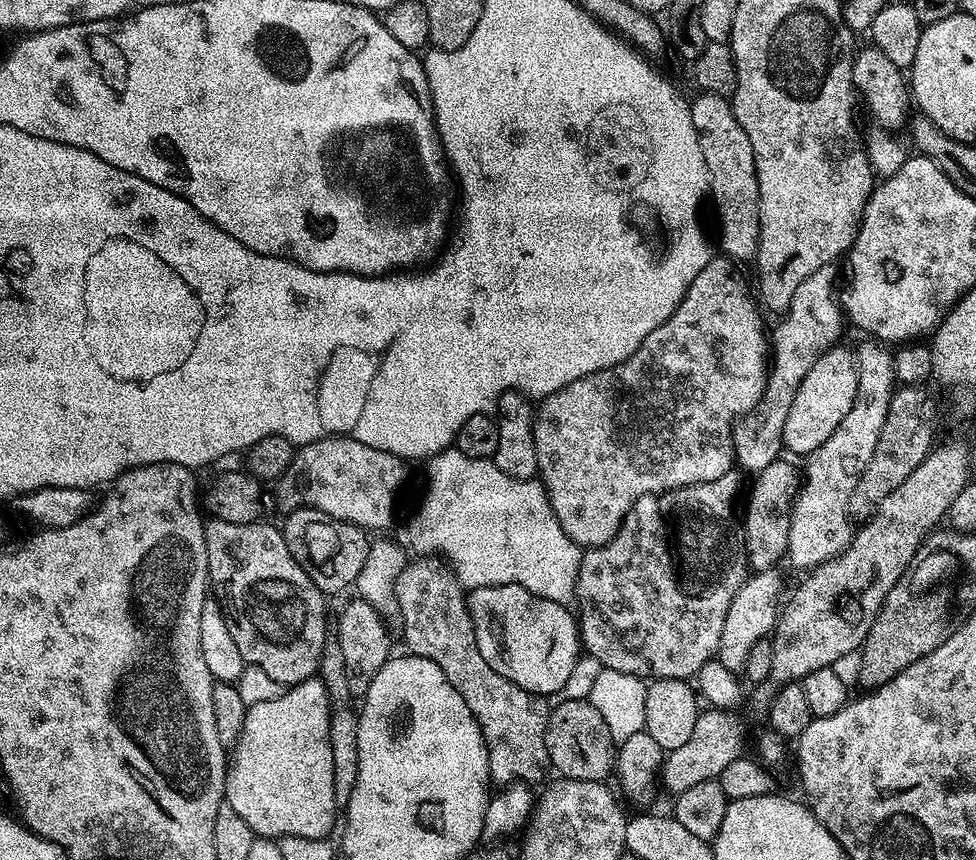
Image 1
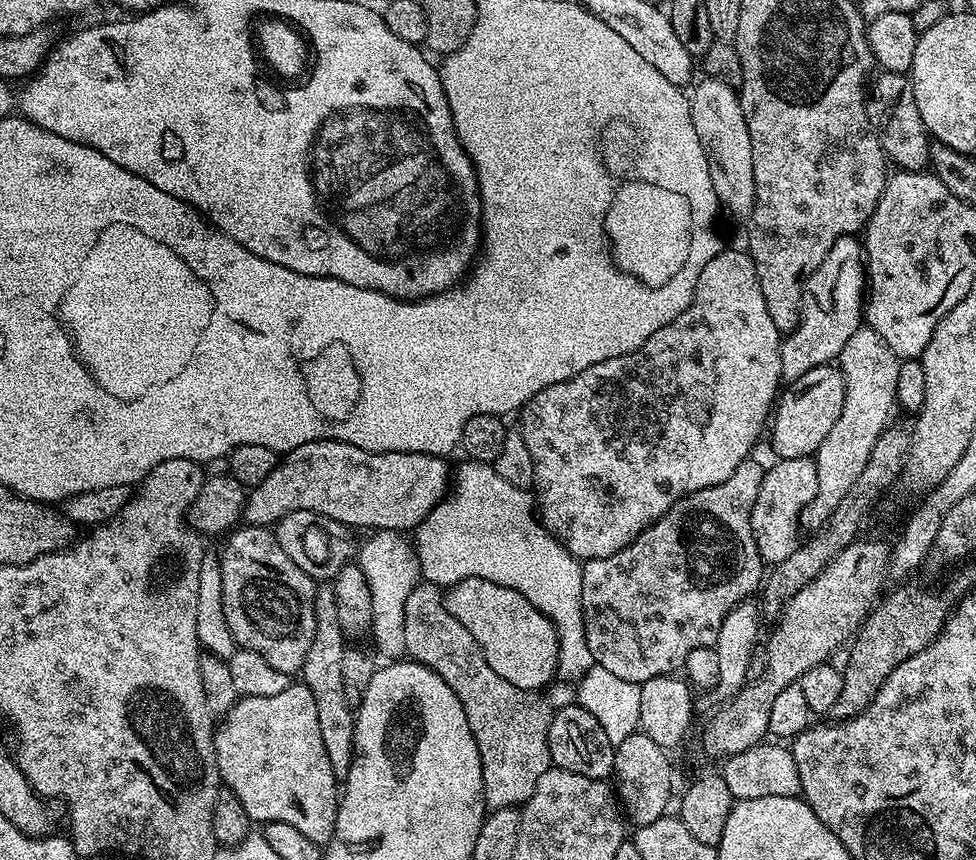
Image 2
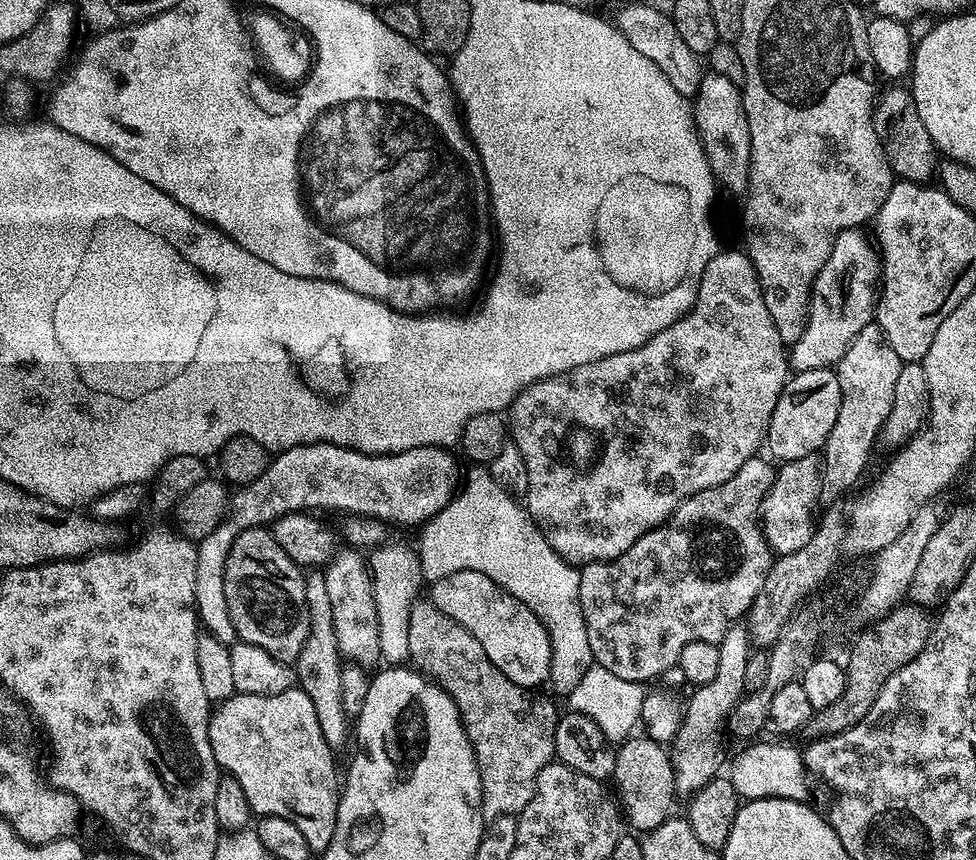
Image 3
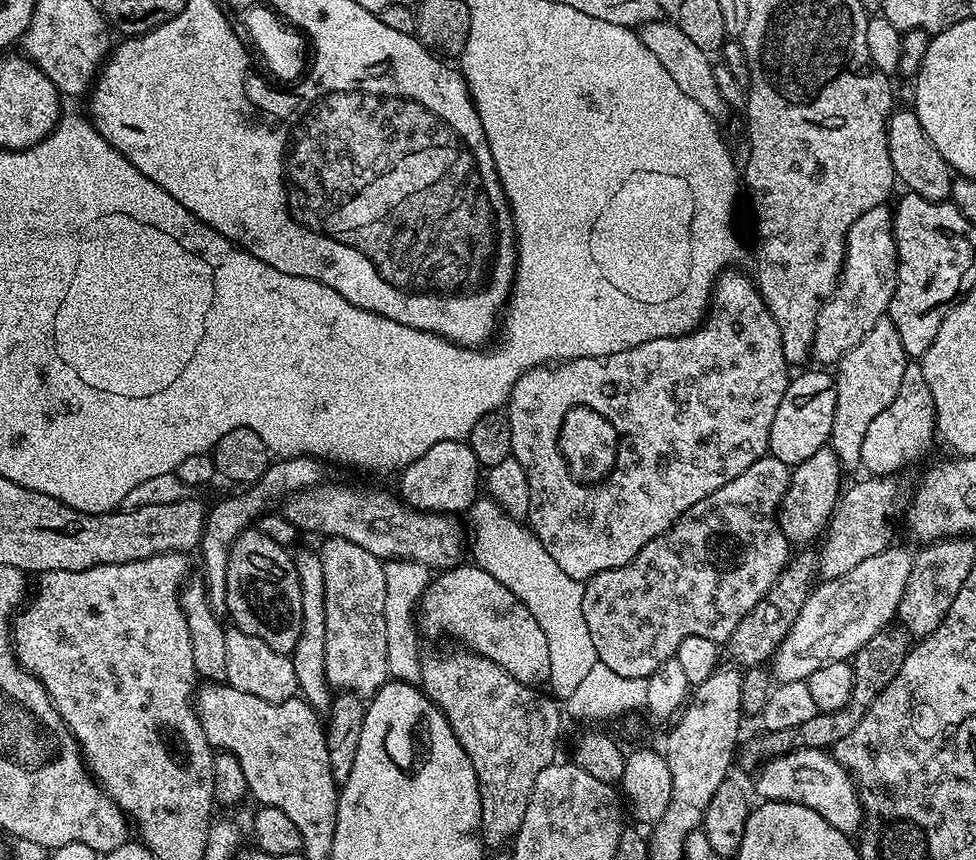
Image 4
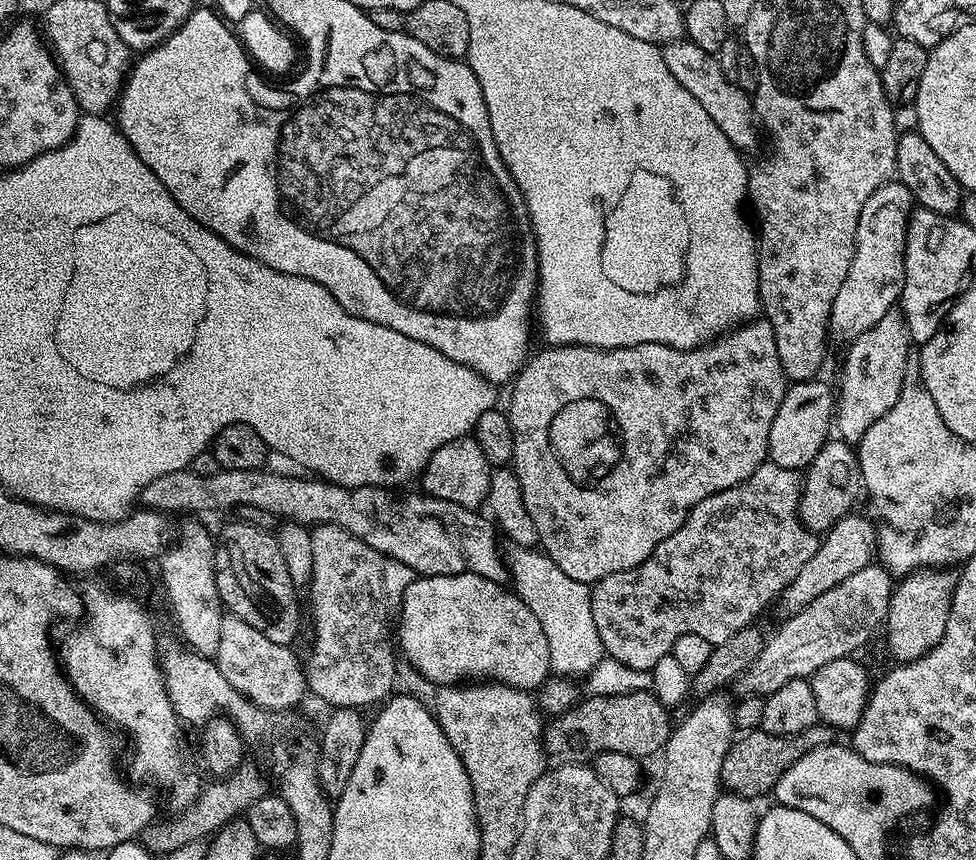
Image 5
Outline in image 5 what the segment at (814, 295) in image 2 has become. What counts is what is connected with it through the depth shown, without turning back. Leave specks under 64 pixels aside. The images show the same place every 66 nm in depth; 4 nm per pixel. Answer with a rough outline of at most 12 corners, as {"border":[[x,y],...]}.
{"border":[[878,186],[858,218],[828,330],[857,340],[897,307],[910,190]]}

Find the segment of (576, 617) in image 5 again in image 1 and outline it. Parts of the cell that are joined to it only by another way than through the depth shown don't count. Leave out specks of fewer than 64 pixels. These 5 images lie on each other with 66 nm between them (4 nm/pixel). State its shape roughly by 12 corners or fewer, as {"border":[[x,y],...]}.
{"border":[[427,461],[417,557],[567,605],[582,549],[539,479]]}

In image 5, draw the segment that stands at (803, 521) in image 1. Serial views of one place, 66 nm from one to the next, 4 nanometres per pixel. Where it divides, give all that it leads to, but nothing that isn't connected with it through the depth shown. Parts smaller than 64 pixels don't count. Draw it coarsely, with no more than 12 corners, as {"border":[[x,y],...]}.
{"border":[[882,314],[851,341],[834,428],[856,446],[898,402],[910,337]]}

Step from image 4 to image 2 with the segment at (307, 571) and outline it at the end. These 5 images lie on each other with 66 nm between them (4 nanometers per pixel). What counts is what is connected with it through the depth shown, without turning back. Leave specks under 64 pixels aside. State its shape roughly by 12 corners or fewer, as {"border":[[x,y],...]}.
{"border":[[317,595],[299,679],[314,694],[322,746],[348,779],[356,718],[342,690],[346,638],[336,601]]}

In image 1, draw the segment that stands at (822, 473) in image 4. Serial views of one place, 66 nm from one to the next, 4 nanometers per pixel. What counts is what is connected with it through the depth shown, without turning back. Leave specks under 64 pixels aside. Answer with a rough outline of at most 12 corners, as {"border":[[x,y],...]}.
{"border":[[755,473],[742,527],[753,573],[785,559],[801,473]]}

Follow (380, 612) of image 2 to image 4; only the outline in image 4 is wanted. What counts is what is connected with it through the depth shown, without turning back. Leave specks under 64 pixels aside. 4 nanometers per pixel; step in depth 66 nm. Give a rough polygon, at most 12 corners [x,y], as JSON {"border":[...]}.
{"border":[[412,560],[383,563],[389,677],[419,685],[414,630],[430,570]]}

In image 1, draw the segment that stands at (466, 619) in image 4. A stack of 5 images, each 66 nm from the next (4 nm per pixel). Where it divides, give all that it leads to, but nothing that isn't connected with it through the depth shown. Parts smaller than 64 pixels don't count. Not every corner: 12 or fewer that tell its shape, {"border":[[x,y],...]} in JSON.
{"border":[[517,584],[471,589],[478,650],[545,698],[578,657],[565,605]]}

